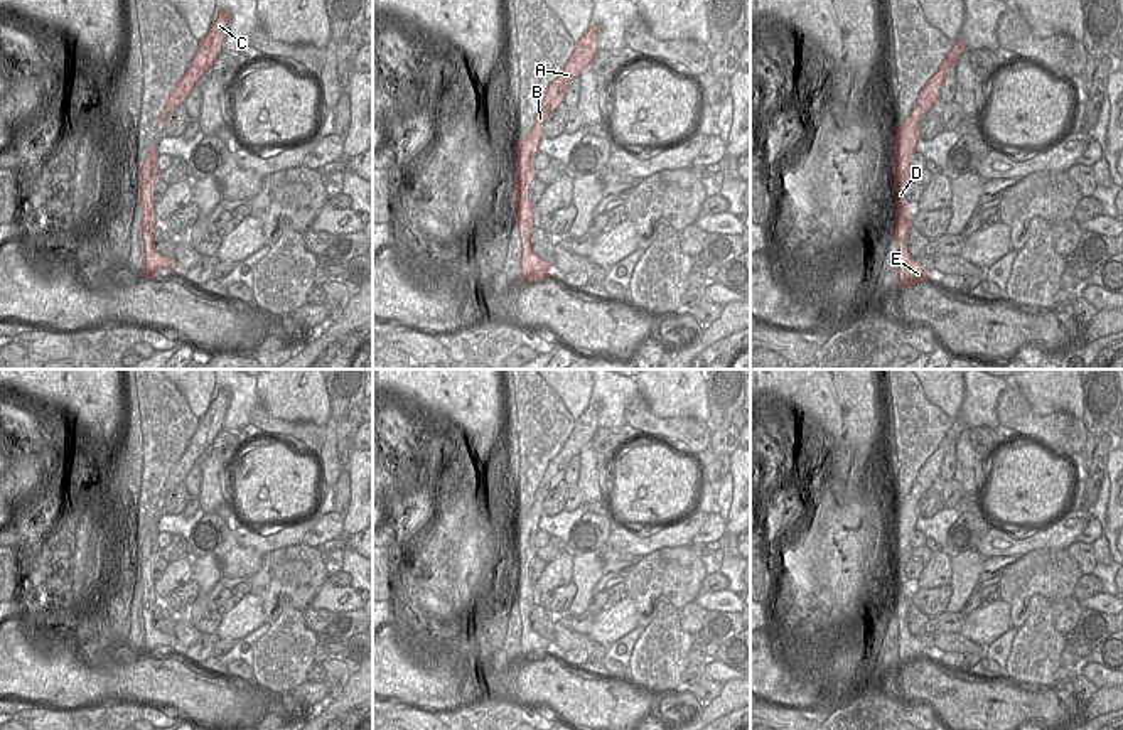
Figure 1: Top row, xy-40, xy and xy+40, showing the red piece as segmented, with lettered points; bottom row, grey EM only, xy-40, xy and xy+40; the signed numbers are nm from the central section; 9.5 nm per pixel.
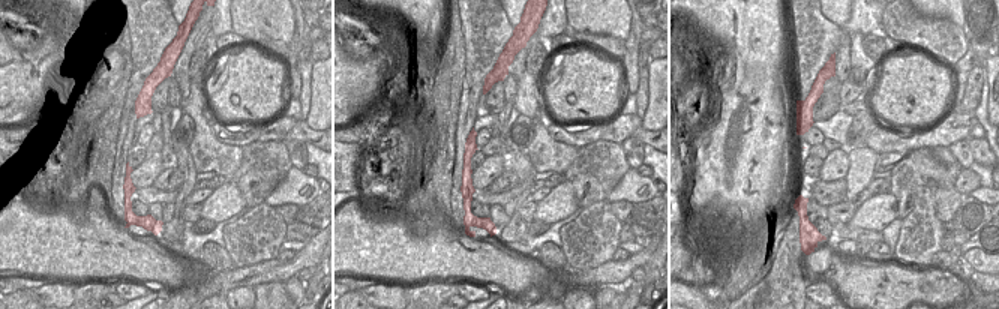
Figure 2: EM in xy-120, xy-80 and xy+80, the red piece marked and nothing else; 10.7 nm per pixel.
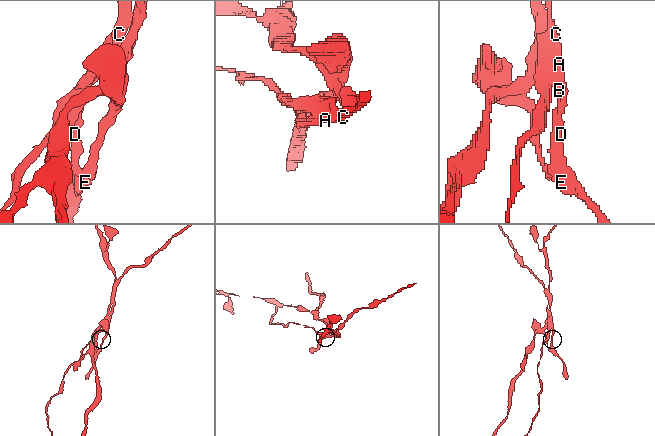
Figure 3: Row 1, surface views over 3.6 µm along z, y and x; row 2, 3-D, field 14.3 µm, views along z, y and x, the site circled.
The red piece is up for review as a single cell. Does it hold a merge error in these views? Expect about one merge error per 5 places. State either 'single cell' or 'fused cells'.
single cell

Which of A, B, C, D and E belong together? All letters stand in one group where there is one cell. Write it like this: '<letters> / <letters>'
A B C D E

